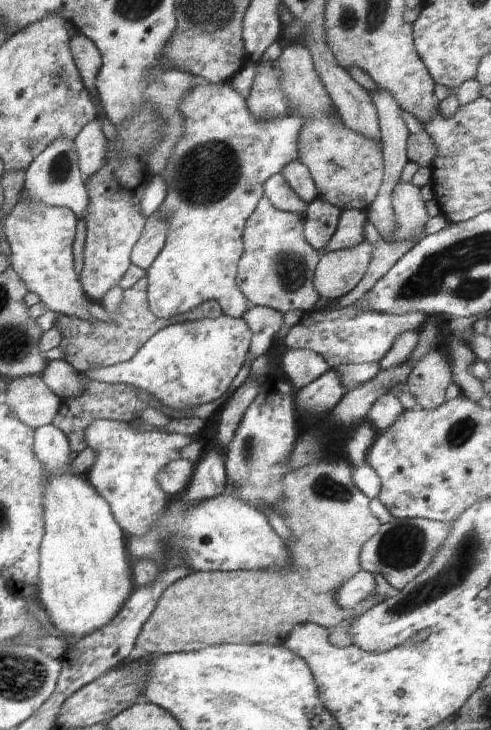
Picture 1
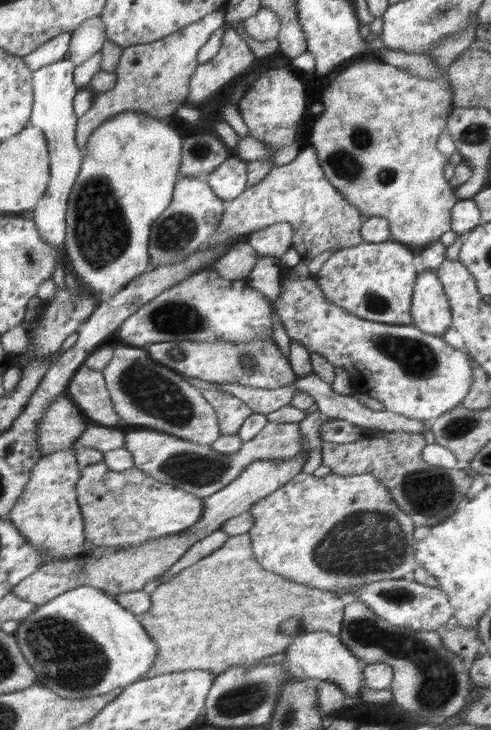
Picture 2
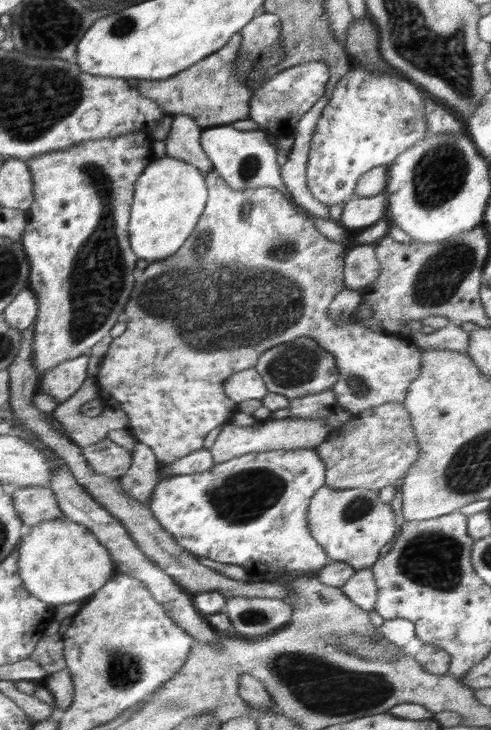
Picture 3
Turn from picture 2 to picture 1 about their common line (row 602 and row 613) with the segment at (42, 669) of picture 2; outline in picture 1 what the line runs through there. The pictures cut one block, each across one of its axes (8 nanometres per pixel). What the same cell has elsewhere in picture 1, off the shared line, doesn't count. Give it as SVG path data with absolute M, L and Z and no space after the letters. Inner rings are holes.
M52 423L42 425L35 429L33 446L35 455L43 464L49 478L49 481L45 483L46 542L41 542L42 594L37 594L37 600L46 611L53 627L67 639L70 646L73 646L113 622L113 618L117 616L118 611L135 590L133 571L126 558L125 534L113 517L112 507L92 486L82 482L84 478L74 476L68 470L72 447L65 431Z

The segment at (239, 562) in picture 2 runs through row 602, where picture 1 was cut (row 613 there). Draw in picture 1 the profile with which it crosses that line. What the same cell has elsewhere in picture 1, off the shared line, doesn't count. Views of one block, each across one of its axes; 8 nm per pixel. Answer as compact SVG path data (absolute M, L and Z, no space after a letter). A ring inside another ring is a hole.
M327 460L308 463L303 467L292 469L286 473L283 478L285 486L285 504L283 505L284 521L288 528L293 531L296 537L293 541L284 542L287 544L291 557L293 558L293 566L286 573L271 573L270 571L194 571L184 578L178 579L172 583L167 589L163 590L162 596L158 599L155 609L144 623L140 634L135 642L136 653L144 654L145 656L159 657L160 655L169 655L170 653L183 653L190 651L199 651L206 647L214 645L227 645L230 643L241 645L265 644L265 645L284 645L290 631L294 626L300 623L316 623L324 628L331 629L337 624L340 624L346 617L346 610L338 602L338 591L352 578L358 571L361 570L359 565L359 554L362 545L370 540L378 532L380 522L370 511L368 506L369 498L359 490L353 481L353 466L350 462L344 460L336 460L329 462Z

